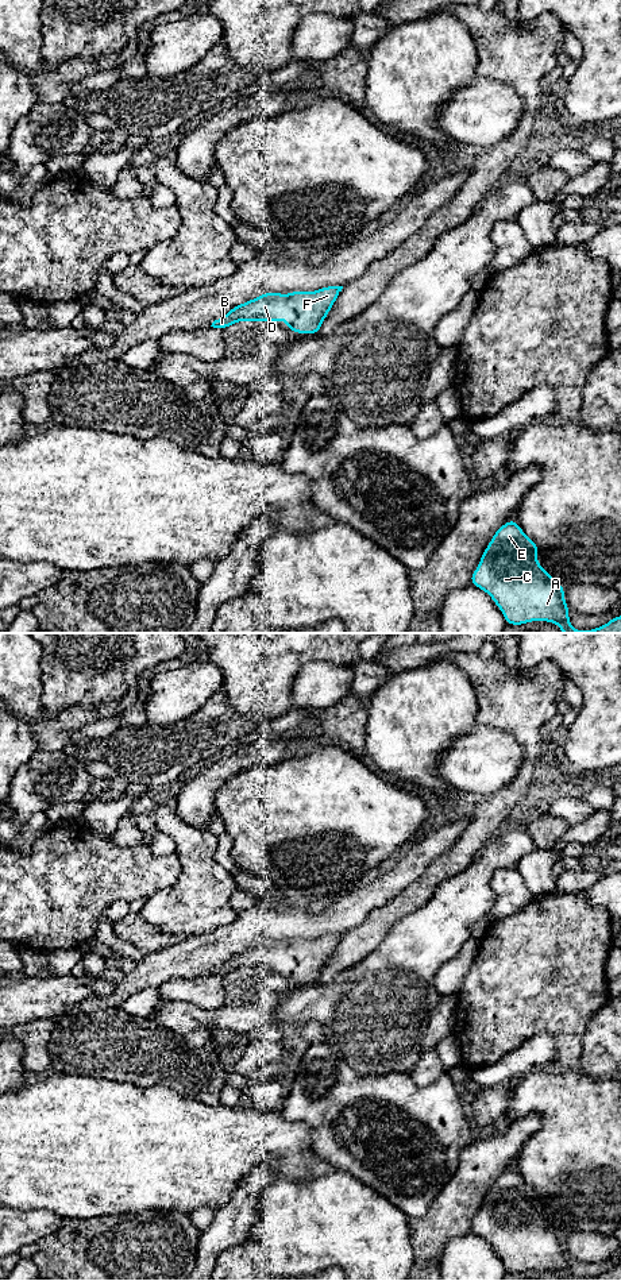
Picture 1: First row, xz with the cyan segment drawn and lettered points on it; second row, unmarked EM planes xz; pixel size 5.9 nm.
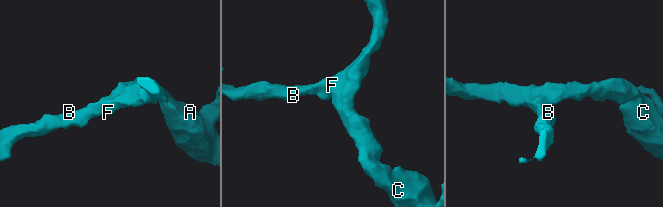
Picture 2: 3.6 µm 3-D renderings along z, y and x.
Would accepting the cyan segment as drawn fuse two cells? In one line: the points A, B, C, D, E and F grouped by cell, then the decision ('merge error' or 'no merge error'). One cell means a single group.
A B C D E F; no merge error

